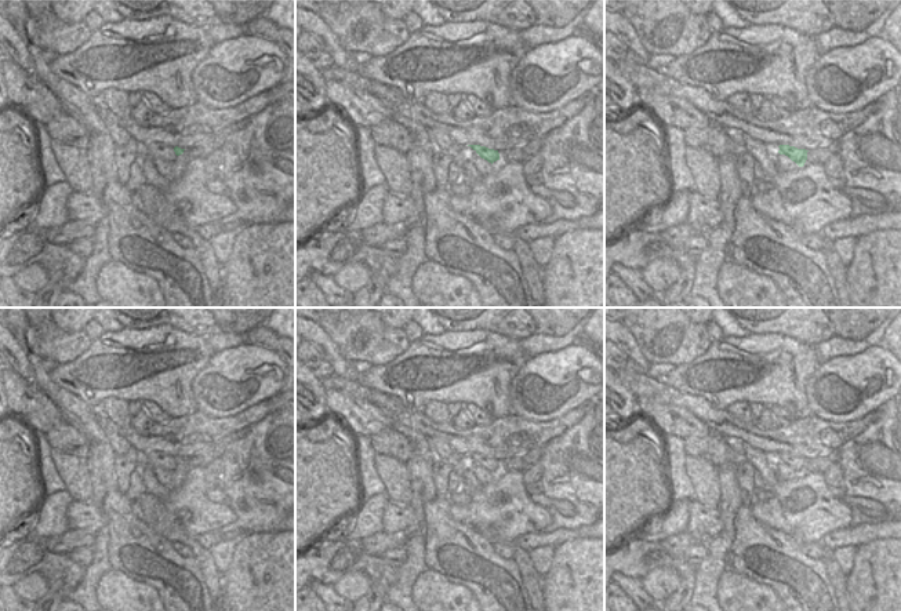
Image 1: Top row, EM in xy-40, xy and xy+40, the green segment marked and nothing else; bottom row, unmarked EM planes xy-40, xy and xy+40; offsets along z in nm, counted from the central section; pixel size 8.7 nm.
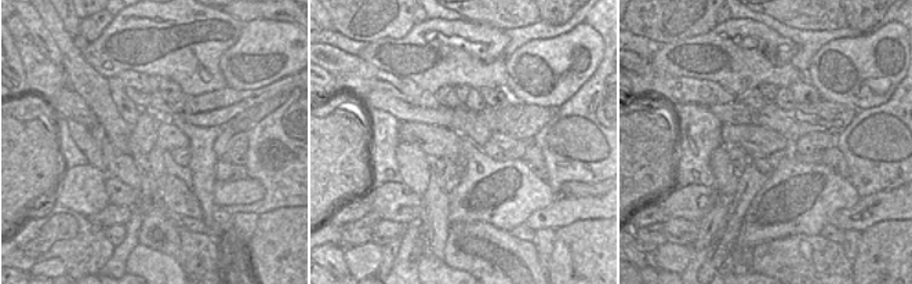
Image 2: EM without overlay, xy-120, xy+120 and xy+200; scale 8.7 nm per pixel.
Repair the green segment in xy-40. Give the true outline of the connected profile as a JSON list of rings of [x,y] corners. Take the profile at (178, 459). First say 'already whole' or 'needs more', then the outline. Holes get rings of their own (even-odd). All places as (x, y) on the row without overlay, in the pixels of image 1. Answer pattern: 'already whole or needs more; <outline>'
needs more; [[[149,452],[146,454],[146,465],[153,468],[153,466],[160,466],[166,470],[175,470],[175,468],[184,462],[185,458],[181,458],[178,455],[172,457],[166,452]]]

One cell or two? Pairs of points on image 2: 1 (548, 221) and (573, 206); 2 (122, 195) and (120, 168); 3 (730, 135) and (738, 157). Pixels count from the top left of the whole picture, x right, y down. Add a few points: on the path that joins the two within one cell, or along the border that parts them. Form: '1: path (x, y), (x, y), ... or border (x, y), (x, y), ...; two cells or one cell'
1: path (553, 217), (567, 210); one cell
2: border (108, 174), (138, 192), (138, 200), (133, 207); two cells
3: border (726, 146), (740, 146), (751, 159); two cells

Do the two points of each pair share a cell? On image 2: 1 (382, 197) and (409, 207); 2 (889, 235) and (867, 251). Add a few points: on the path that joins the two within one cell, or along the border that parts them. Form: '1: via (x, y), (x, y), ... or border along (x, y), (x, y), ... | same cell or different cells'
1: via (389, 200), (402, 204) | same cell
2: via (883, 240), (872, 251) | same cell

